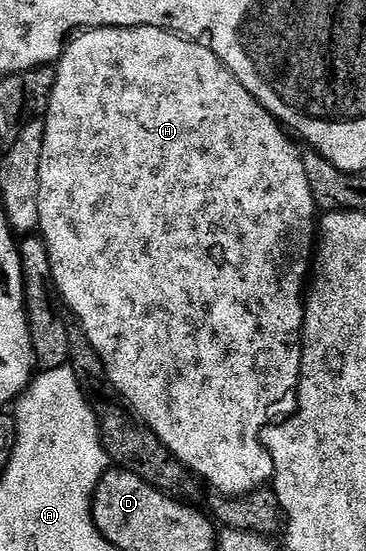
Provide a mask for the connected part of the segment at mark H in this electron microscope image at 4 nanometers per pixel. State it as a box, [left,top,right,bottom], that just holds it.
[38,26,316,500]

